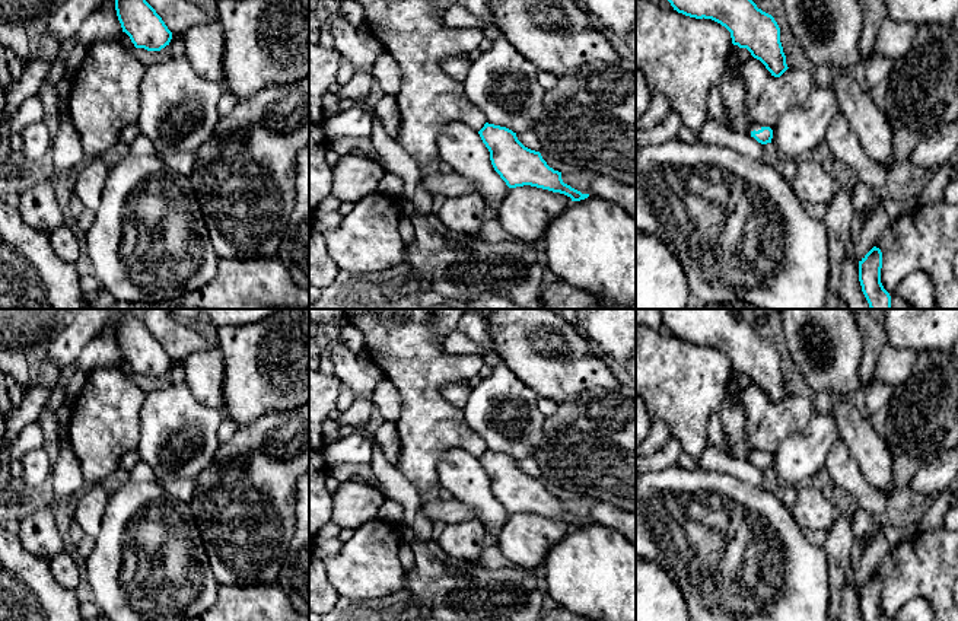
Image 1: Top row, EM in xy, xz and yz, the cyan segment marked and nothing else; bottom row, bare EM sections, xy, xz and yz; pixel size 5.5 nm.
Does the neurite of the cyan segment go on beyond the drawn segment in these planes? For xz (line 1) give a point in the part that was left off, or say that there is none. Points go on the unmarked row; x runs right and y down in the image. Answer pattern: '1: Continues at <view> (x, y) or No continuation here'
1: No continuation here

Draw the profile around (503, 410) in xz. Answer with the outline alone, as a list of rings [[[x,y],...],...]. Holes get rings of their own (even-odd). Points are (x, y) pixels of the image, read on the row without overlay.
[[[503,363],[487,369],[468,392],[464,407],[465,424],[478,433],[488,450],[513,459],[534,458],[544,440],[545,417],[538,410],[538,394],[513,375]]]

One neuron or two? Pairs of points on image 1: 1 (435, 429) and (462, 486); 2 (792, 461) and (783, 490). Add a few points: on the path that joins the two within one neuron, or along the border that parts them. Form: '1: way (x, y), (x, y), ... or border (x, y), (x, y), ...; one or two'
1: border (477, 457), (449, 448), (438, 462), (438, 483); two
2: border (782, 483), (795, 487); two

